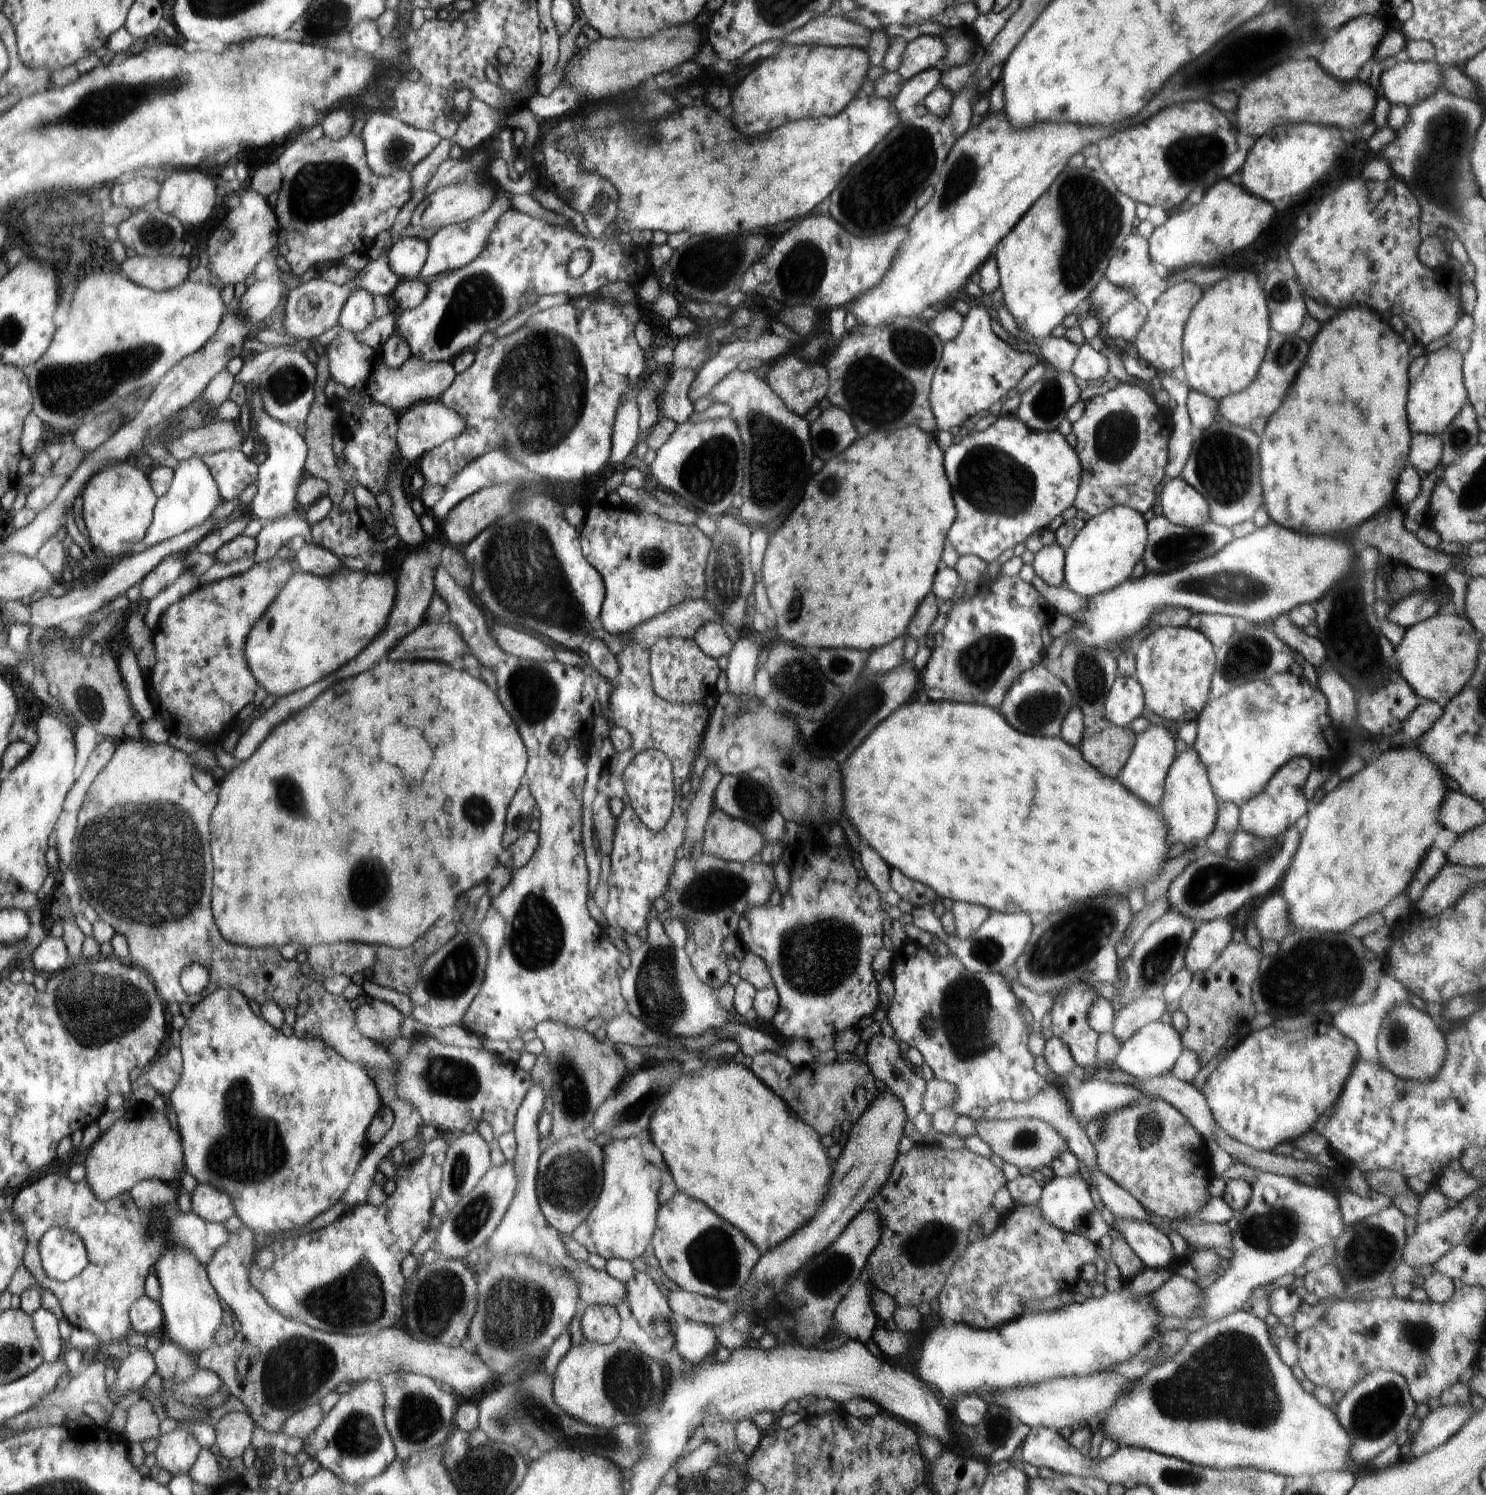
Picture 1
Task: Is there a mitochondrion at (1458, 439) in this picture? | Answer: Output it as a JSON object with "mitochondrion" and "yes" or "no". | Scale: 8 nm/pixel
{"mitochondrion":"yes"}

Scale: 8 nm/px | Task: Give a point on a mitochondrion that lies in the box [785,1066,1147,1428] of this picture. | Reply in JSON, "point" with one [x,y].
{"point":[930,1245]}

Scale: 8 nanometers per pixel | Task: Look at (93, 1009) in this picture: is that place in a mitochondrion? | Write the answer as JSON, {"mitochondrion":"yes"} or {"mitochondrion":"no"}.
{"mitochondrion":"yes"}

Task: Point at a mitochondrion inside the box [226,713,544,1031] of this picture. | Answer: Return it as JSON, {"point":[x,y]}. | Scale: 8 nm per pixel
{"point":[457,973]}

